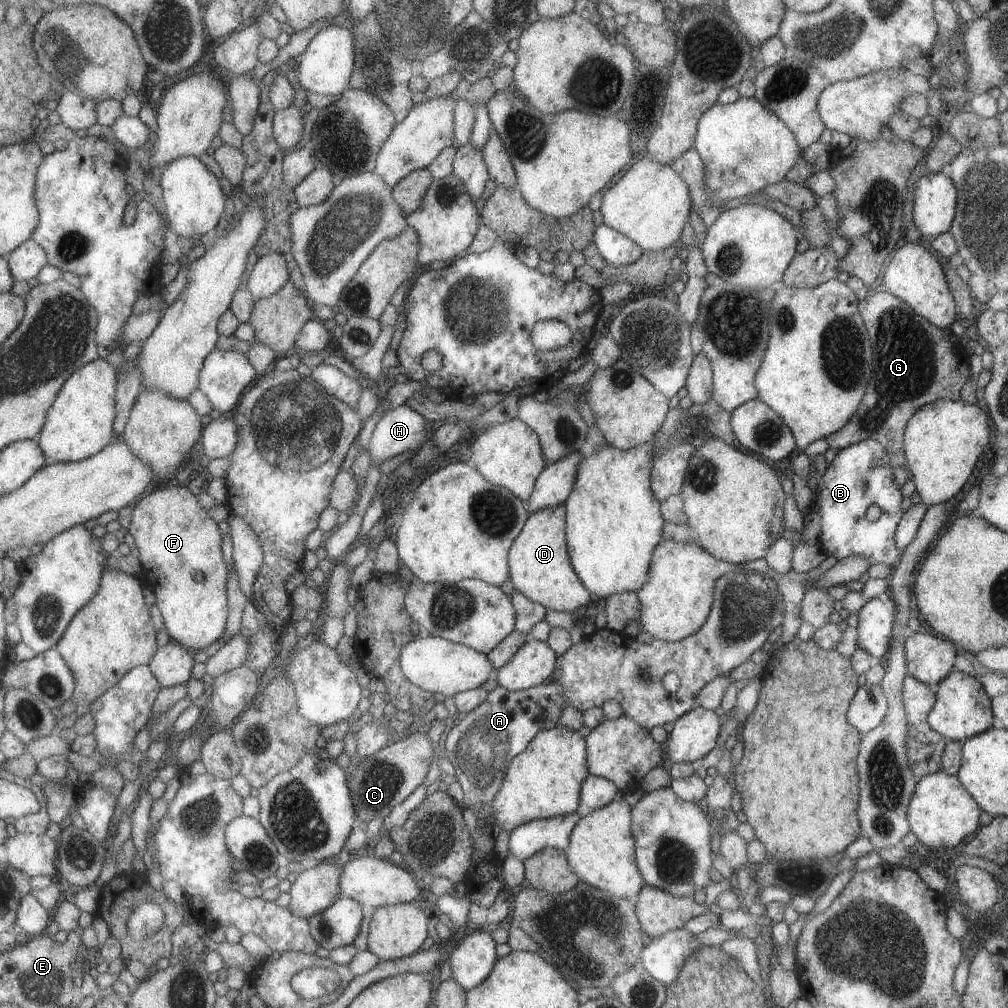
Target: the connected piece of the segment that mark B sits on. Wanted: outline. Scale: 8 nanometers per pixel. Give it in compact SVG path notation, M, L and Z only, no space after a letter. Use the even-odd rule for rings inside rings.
M865 439L839 449L826 466L826 471L819 480L819 498L817 501L815 496L814 502L821 515L817 543L822 548L822 556L832 556L839 560L849 555L863 555L870 560L871 565L881 563L889 567L898 562L902 550L895 546L894 532L903 514L903 494L893 482L893 468L887 460L888 450L882 444ZM875 458L884 463L873 468ZM871 504L876 504L882 513L875 522L865 519L865 510Z

